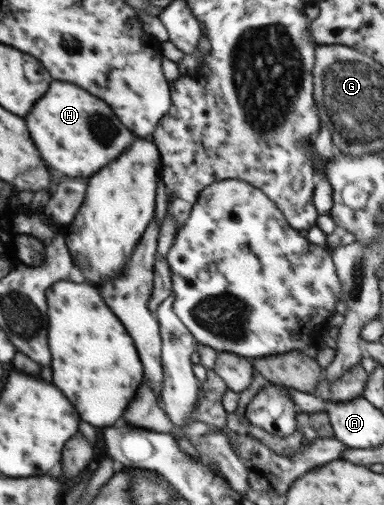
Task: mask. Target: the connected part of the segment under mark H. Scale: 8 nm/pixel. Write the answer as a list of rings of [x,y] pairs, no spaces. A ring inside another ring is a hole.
[[[53,81],[39,103],[33,105],[33,111],[23,118],[33,143],[47,165],[69,178],[90,178],[136,139],[108,103],[73,83],[63,81]]]

